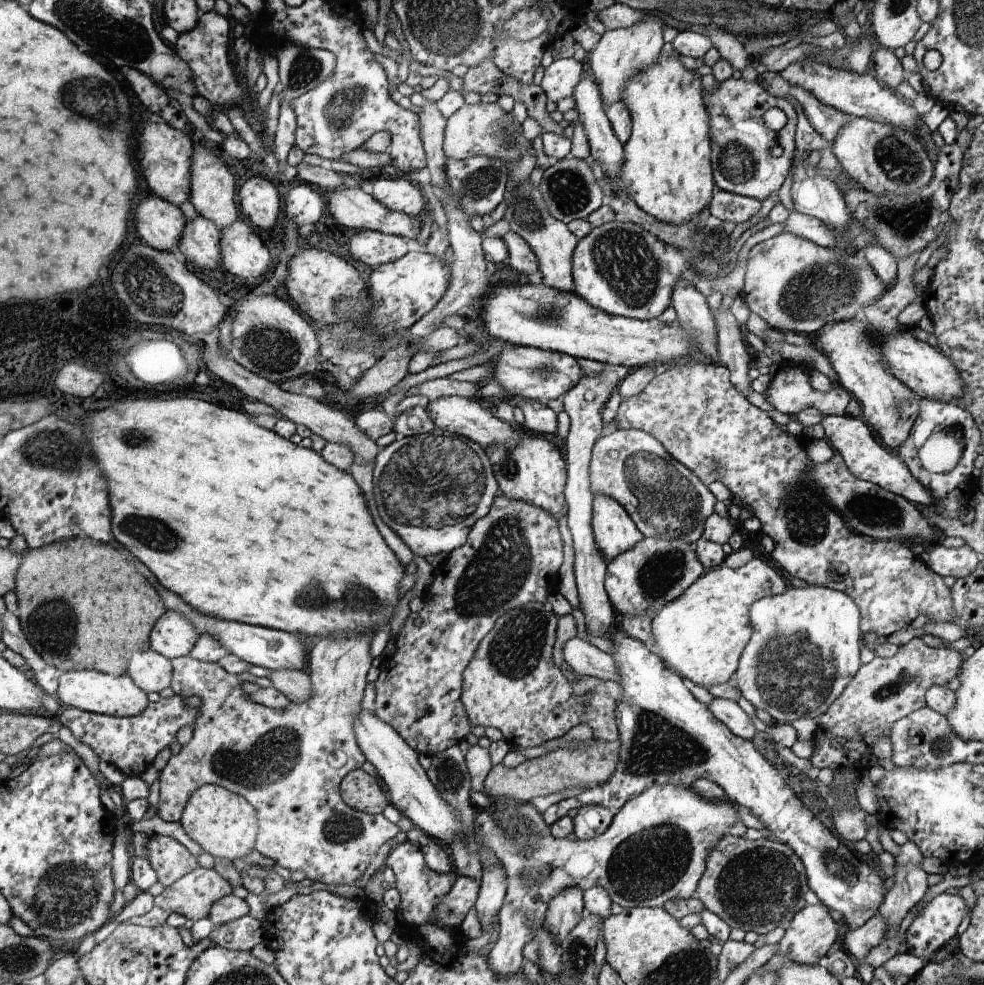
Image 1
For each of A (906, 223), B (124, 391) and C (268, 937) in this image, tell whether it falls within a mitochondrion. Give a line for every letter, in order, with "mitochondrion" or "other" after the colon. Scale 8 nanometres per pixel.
A: mitochondrion
B: other
C: other

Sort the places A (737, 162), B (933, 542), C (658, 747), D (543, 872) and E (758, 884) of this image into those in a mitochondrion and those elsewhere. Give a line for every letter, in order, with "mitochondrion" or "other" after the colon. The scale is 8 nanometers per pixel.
A: mitochondrion
B: other
C: mitochondrion
D: mitochondrion
E: mitochondrion

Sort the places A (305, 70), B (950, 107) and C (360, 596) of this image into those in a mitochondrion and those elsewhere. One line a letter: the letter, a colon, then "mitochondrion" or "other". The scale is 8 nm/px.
A: mitochondrion
B: other
C: mitochondrion

